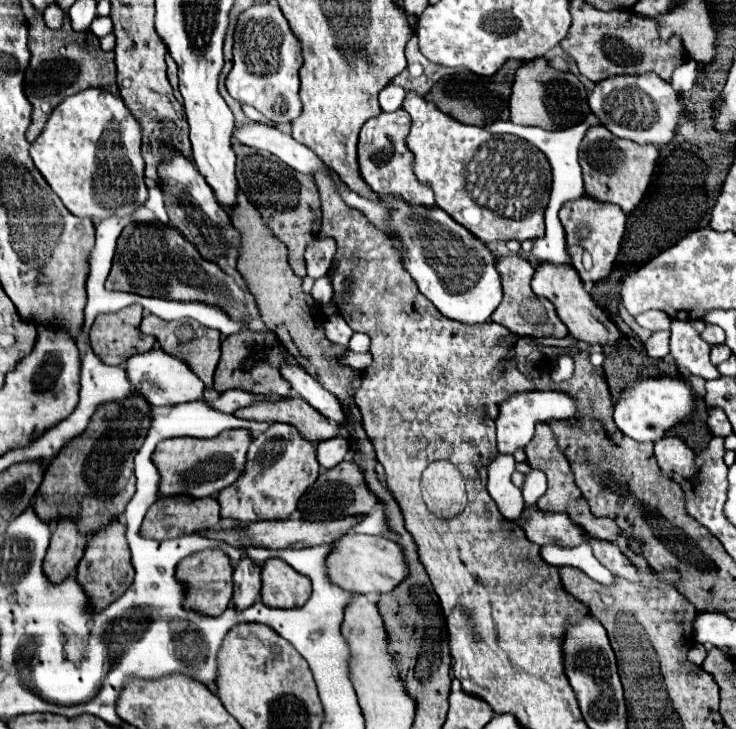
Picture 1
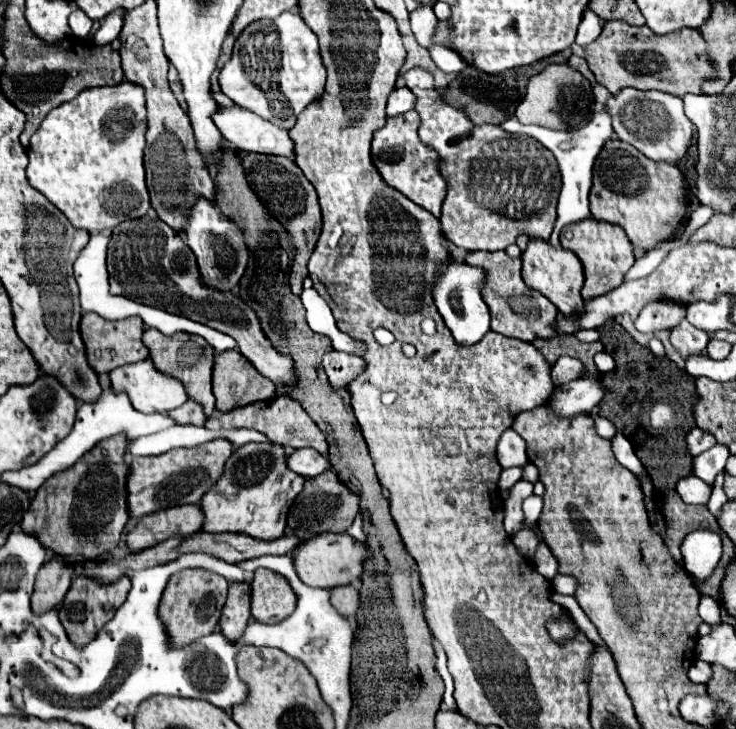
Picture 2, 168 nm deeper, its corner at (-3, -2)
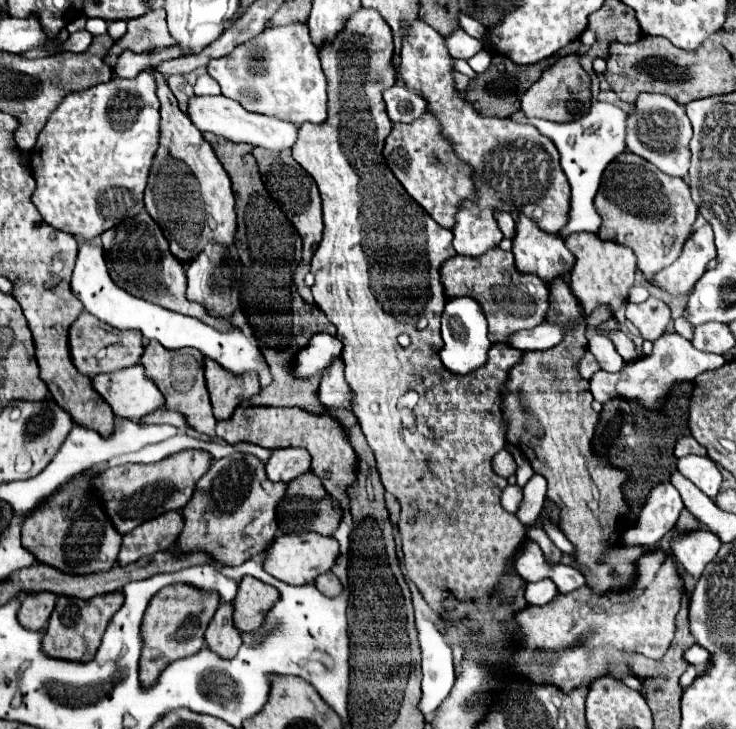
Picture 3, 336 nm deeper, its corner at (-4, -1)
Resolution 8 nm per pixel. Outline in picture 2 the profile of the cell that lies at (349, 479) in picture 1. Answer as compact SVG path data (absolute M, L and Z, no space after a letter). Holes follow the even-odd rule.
M325 471L313 479L305 481L303 491L295 499L295 503L289 509L287 515L287 527L297 533L301 539L313 537L323 531L333 531L333 533L343 533L345 529L351 527L353 517L359 513L359 497L347 491L343 483L339 483L335 471Z

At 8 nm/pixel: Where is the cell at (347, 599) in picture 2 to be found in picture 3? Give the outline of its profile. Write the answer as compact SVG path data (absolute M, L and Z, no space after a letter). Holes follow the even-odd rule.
M332 572L322 574L320 578L316 578L316 588L326 594L328 598L336 598L338 594L342 594L342 582L338 580L338 576L334 576Z

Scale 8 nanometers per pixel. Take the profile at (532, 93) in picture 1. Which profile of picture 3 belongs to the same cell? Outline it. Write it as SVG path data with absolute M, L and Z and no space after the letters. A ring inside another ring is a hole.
M578 54L560 58L554 66L544 70L538 82L534 82L522 98L522 110L528 118L544 118L552 122L574 122L580 120L590 110L592 94L588 88L590 76L578 62Z

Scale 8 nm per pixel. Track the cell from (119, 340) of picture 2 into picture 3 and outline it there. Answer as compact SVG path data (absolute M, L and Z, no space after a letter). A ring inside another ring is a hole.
M82 312L78 320L70 326L70 350L72 350L74 366L82 374L94 378L96 374L102 372L116 372L138 364L144 352L144 342L138 330L118 330L96 320L92 314Z

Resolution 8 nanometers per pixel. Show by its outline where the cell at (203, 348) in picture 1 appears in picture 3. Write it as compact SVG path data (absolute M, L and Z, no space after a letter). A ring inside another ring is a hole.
M150 340L146 344L146 350L140 360L146 368L148 378L152 378L158 386L158 390L166 398L168 410L180 410L182 414L188 414L188 424L196 428L198 432L204 432L208 436L214 436L216 418L212 414L212 402L206 388L204 378L204 354L196 348L180 348L180 350L166 350L160 342Z

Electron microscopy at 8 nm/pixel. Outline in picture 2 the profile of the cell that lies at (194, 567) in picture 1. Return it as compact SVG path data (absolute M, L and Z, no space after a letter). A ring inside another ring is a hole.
M185 569L175 573L169 579L163 591L163 599L159 603L159 619L163 619L165 623L165 631L167 631L171 647L175 649L185 647L193 643L195 639L215 631L225 597L227 597L227 587L229 583L221 575L207 573L201 569Z

